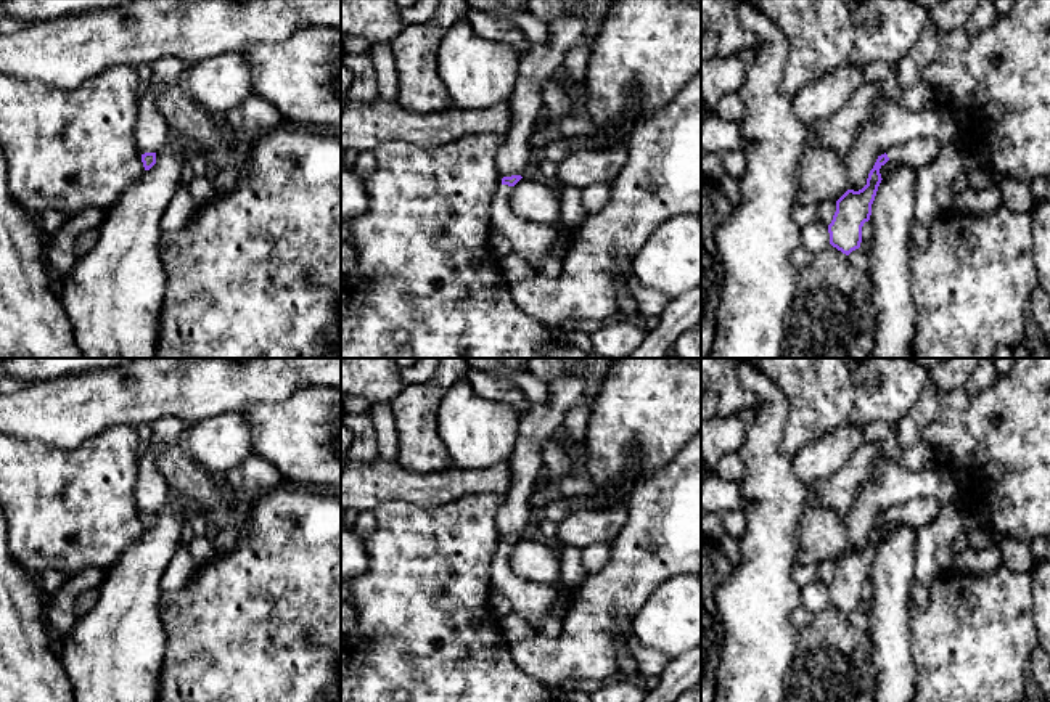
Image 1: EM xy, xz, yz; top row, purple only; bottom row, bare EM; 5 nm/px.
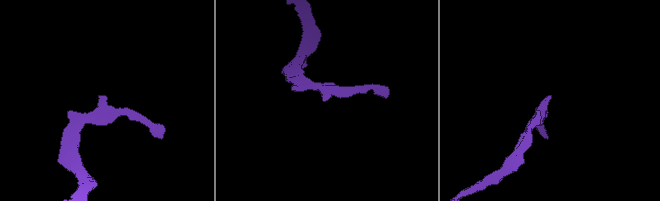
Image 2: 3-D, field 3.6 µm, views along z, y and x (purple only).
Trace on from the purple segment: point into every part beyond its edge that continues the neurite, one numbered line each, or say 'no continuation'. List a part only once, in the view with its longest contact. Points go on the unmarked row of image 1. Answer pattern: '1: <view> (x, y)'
1: xz (533, 603)
2: yz (825, 571)

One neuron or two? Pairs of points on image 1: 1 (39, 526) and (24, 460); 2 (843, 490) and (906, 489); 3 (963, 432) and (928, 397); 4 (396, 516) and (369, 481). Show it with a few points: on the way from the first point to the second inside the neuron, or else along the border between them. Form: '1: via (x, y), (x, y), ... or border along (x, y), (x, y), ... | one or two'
1: via (39, 510), (34, 484), (28, 476) | one
2: border along (878, 458), (873, 474), (841, 518) | two
3: border along (946, 395), (936, 418), (923, 431), (920, 440) | two
4: border along (422, 506), (381, 502), (372, 511) | two

